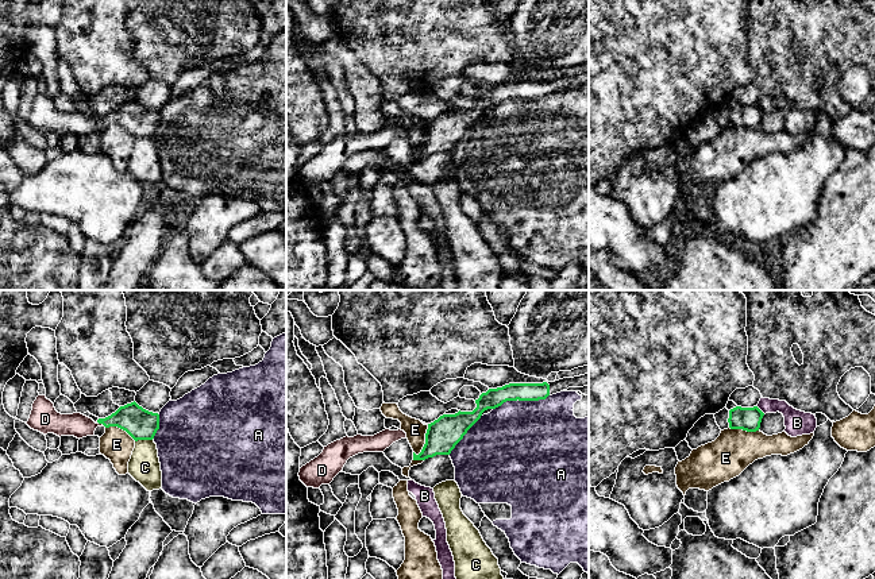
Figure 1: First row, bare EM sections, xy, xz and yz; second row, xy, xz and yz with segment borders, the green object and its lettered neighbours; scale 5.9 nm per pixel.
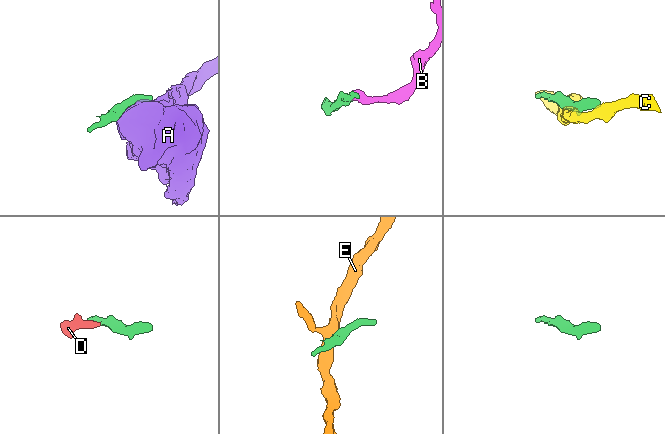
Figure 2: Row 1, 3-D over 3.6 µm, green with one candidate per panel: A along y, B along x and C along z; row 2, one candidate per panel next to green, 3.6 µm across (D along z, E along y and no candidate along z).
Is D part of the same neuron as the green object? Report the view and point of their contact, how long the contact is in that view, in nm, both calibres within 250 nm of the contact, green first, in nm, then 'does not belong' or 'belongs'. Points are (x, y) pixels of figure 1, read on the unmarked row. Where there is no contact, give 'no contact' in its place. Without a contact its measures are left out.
meets green in xy at (101, 120); contact 40 nm long; 190 nm thick on the green side, 140 nm on the other; belongs

